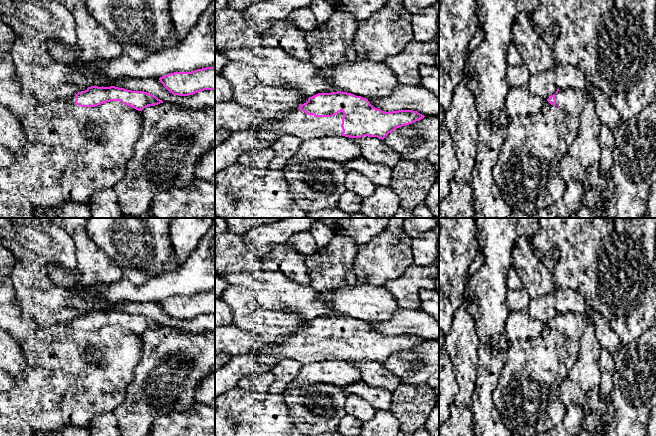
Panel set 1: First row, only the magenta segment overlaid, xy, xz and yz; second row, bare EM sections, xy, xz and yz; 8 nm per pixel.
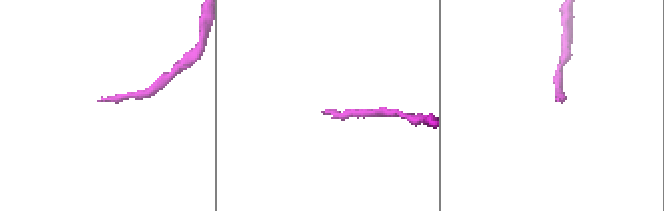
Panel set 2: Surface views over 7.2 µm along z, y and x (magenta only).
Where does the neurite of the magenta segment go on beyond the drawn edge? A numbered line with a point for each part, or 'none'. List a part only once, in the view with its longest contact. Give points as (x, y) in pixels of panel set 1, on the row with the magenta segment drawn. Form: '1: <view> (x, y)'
1: yz (570, 100)

